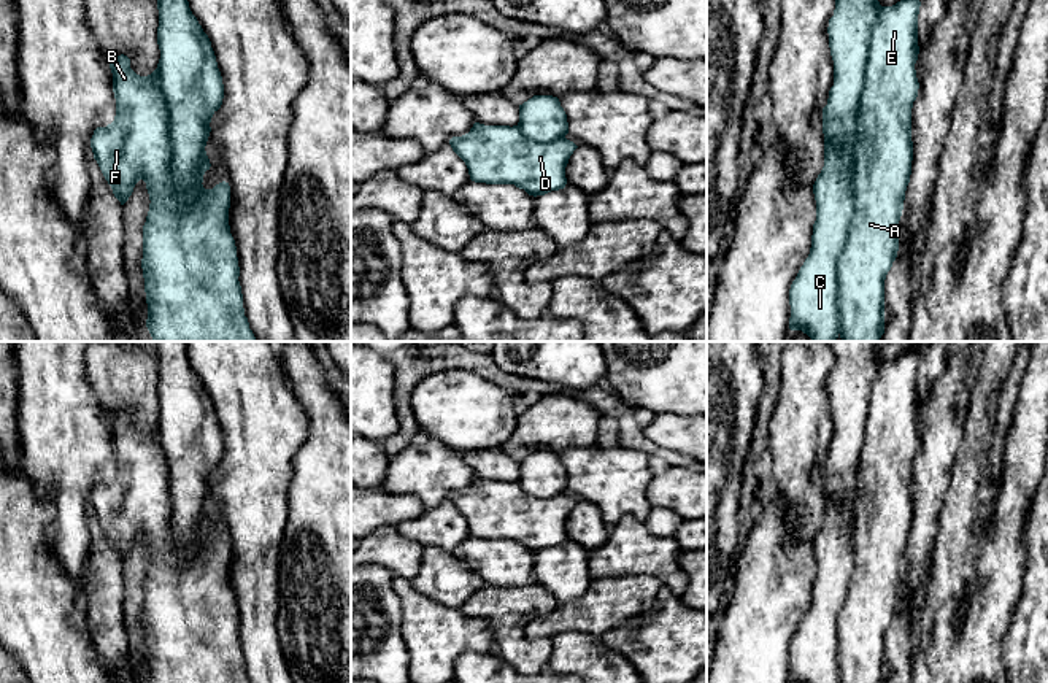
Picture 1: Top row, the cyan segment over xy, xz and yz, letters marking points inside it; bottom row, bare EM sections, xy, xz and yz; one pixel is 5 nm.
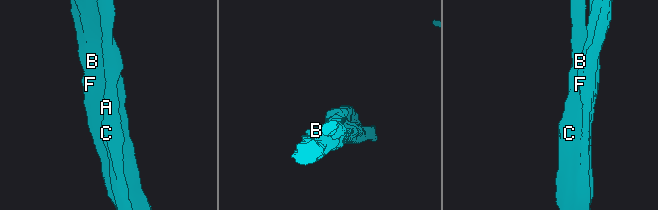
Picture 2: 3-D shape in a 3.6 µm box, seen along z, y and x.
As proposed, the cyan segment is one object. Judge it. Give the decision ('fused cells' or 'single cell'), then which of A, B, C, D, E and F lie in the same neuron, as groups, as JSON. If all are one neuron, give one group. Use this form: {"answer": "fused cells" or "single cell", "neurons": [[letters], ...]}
{"answer": "fused cells", "neurons": [["A", "B", "D", "E", "F"], ["C"]]}

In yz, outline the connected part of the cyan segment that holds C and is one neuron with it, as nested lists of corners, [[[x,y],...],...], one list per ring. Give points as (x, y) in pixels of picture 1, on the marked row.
[[[835,0],[829,19],[829,48],[834,60],[834,86],[823,108],[824,167],[813,184],[816,221],[813,224],[810,254],[789,289],[789,329],[802,330],[811,342],[838,338],[838,275],[837,264],[846,246],[854,216],[854,141],[856,118],[861,106],[864,76],[873,24],[880,13],[878,0]]]

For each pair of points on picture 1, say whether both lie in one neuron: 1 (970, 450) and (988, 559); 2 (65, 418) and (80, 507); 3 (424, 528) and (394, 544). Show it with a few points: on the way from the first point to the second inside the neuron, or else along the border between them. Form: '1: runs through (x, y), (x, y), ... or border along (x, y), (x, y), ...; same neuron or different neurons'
1: runs through (972, 477), (972, 505), (978, 518), (980, 532); same neuron
2: runs through (65, 440), (67, 485); same neuron
3: border along (394, 528), (402, 536), (424, 547); different neurons

